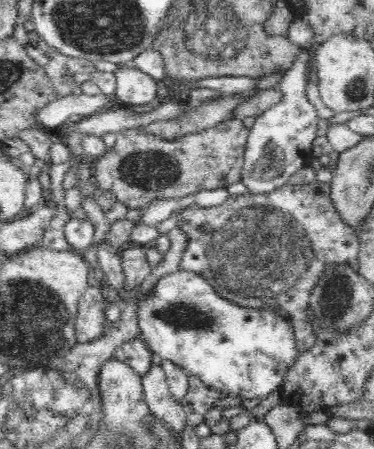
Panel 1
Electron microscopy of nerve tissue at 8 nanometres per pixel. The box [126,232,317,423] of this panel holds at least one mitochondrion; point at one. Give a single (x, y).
(182, 315)

